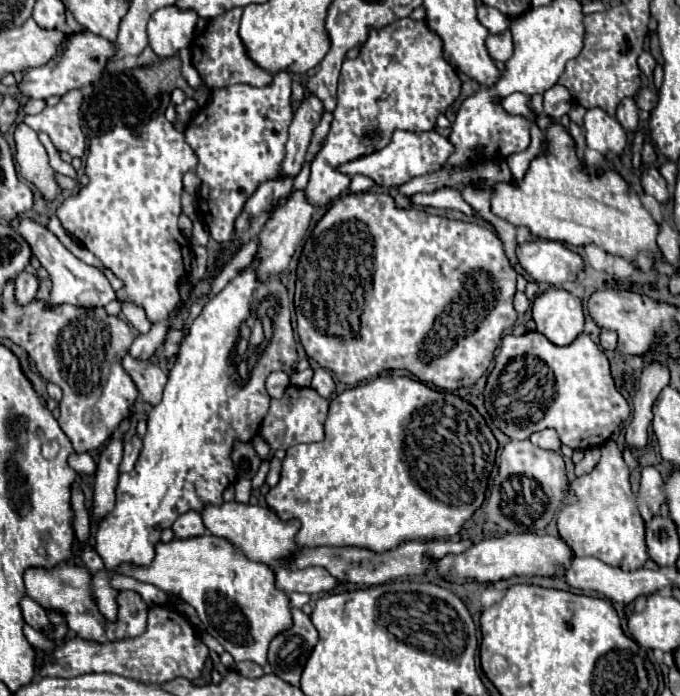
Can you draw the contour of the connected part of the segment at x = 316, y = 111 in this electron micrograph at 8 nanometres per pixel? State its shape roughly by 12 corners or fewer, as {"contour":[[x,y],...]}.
{"contour":[[315,94],[295,110],[283,174],[297,176],[323,114]]}

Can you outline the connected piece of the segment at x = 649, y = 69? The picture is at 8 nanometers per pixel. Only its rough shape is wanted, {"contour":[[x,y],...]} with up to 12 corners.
{"contour":[[649,52],[639,56],[639,68],[653,76],[655,60]]}

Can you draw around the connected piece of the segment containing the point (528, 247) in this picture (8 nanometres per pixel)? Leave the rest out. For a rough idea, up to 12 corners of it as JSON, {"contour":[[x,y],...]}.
{"contour":[[553,240],[519,244],[517,260],[535,282],[577,280],[585,262]]}

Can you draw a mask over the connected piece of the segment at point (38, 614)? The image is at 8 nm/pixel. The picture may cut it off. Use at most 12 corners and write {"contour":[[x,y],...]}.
{"contour":[[29,596],[21,600],[25,622],[39,632],[51,632],[47,612]]}

